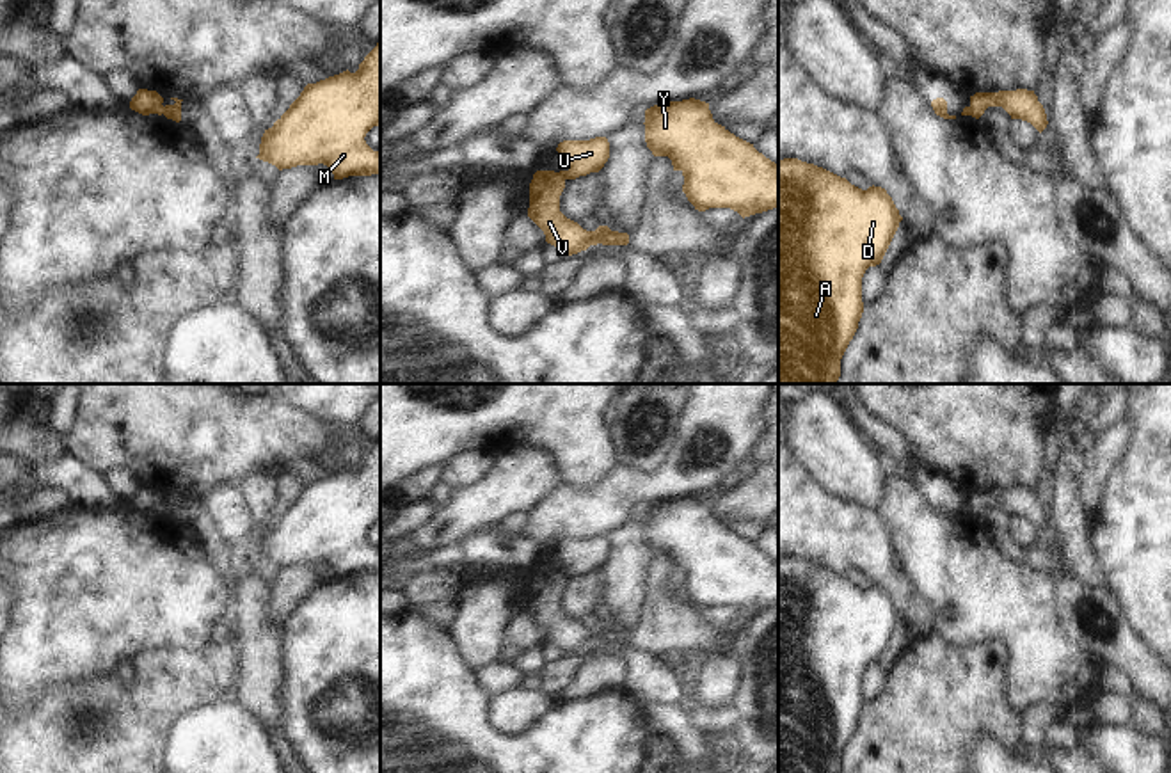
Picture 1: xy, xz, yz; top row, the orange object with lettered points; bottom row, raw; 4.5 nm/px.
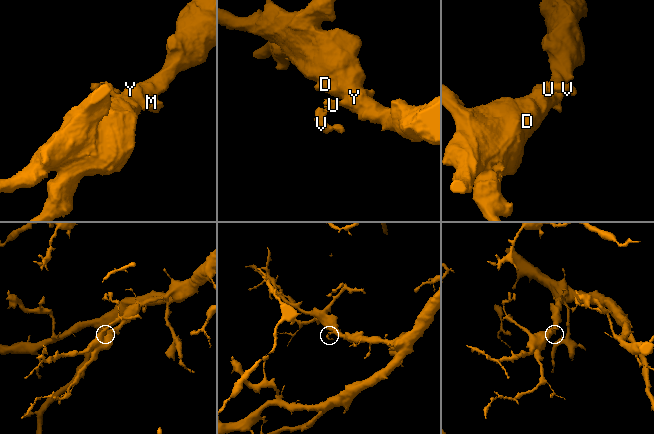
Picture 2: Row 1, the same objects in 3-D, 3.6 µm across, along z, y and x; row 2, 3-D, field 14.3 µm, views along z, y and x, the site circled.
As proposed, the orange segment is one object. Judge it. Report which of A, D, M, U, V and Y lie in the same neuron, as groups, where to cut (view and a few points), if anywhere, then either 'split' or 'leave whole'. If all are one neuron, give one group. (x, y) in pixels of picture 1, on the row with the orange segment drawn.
groups A D M U Y / V; cut xy (162, 107), (164, 114); split

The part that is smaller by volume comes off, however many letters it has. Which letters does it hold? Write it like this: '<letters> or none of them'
V

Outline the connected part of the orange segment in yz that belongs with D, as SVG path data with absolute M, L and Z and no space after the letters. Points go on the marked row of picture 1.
M798 158L778 160L778 384L837 384L840 377L840 359L853 339L864 313L862 277L869 267L881 263L903 217L892 197L881 187L862 190L823 167Z

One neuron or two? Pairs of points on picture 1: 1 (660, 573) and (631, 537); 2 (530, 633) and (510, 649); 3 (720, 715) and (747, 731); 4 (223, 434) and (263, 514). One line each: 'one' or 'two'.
1: two
2: one
3: two
4: two

